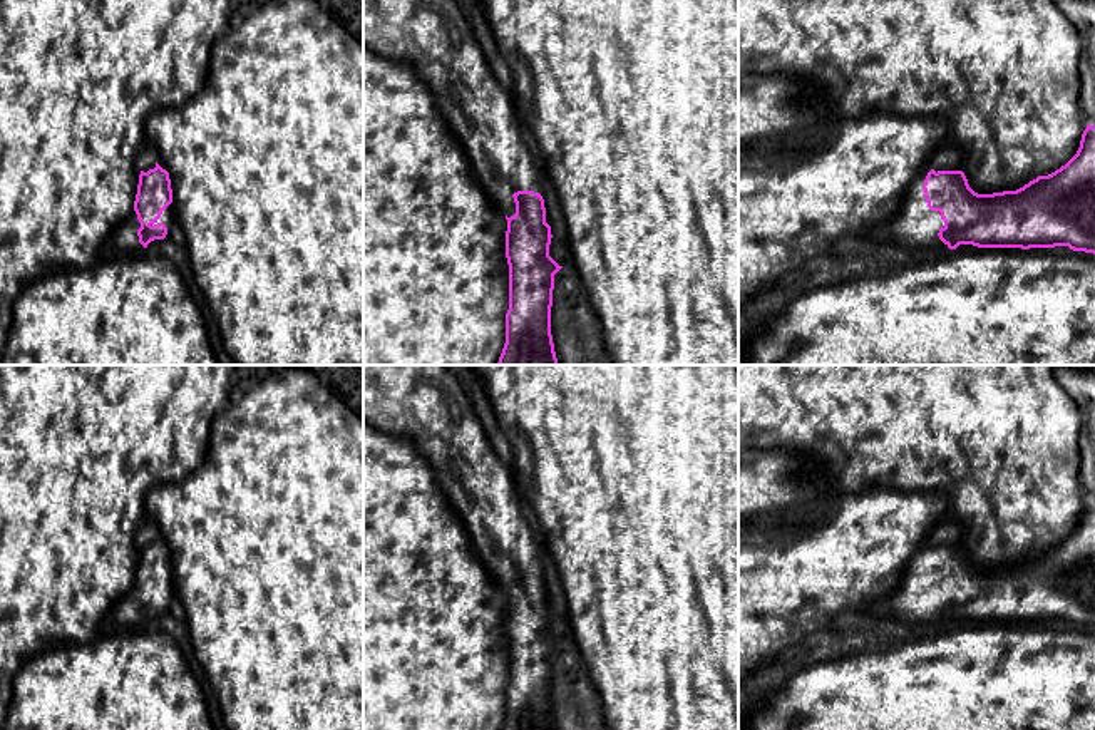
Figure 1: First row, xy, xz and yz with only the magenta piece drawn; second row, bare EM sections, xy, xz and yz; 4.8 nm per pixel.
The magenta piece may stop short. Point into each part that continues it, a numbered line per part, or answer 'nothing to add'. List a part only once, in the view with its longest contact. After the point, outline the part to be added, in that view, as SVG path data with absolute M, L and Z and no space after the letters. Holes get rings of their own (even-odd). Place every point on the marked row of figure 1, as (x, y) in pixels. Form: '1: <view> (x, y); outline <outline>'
1: yz (913, 231); outline M936 162L912 179L901 211L882 223L876 229L872 243L879 243L901 256L918 256L928 251L948 251L938 233L944 228L939 211L931 211L924 199L924 179L928 172L938 171L961 171L953 162Z

